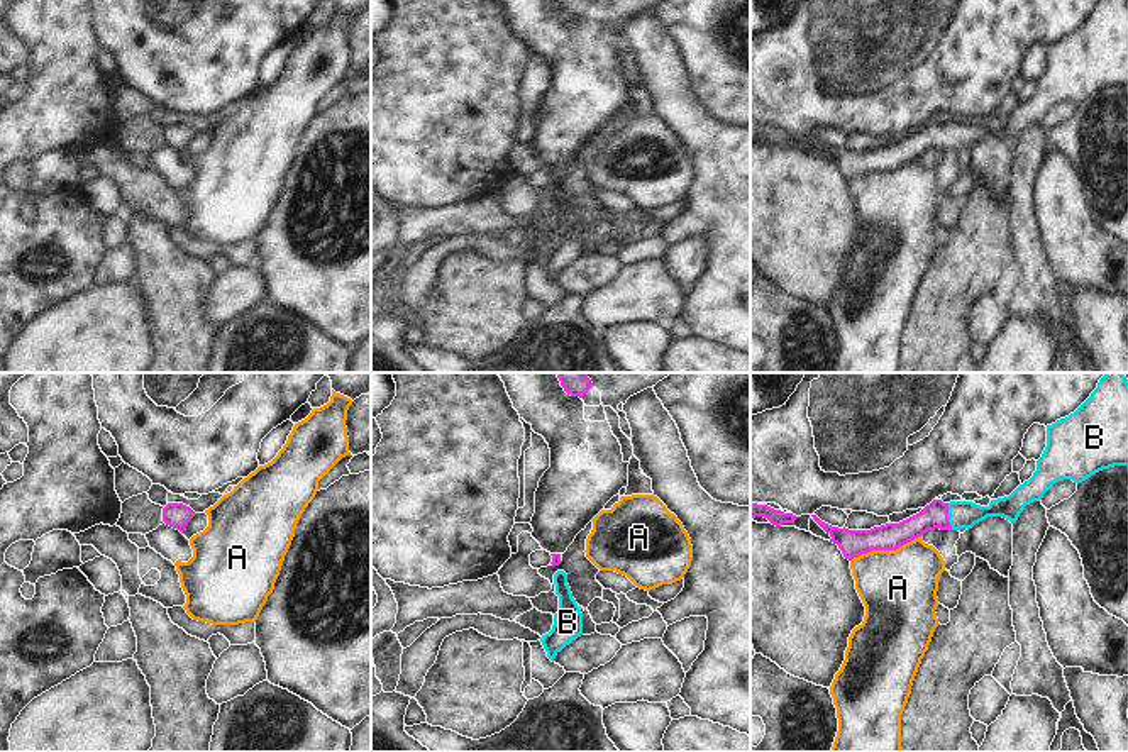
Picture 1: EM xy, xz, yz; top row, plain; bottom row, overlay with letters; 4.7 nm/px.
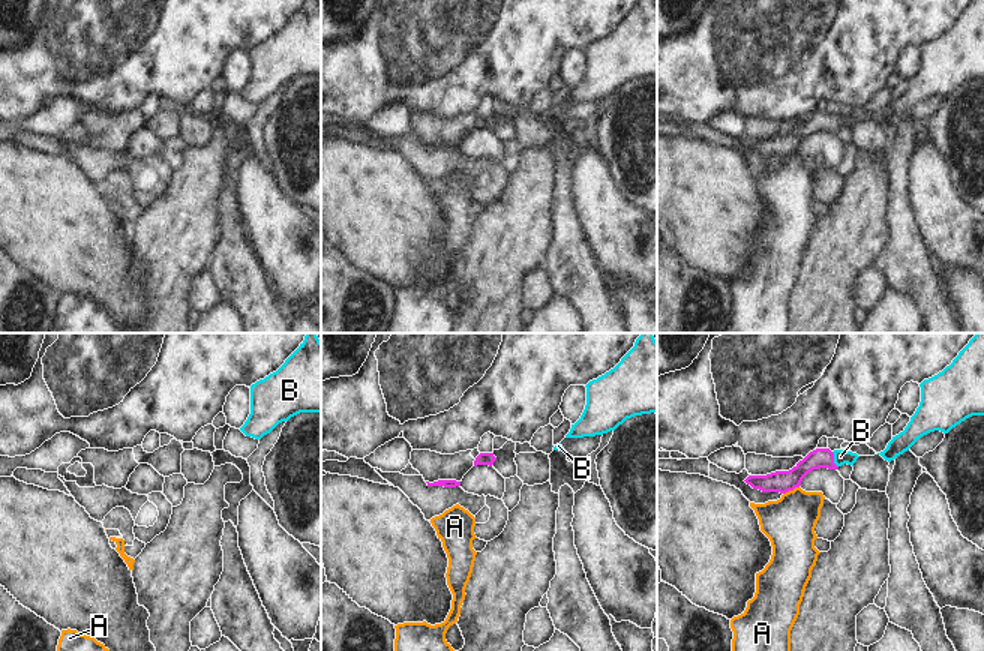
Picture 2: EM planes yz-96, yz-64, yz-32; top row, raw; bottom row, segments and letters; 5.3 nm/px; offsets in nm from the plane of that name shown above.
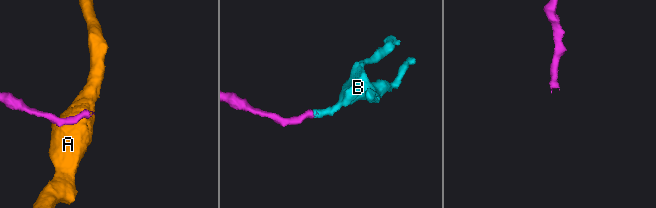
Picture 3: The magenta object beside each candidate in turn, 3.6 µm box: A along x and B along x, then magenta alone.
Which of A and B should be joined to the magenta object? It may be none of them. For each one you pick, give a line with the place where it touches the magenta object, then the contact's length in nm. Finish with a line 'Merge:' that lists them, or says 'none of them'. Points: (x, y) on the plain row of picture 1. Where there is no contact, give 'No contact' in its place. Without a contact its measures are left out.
B: Touches magenta at yz (947, 138). Shared border 130 nm
Merge: B.

